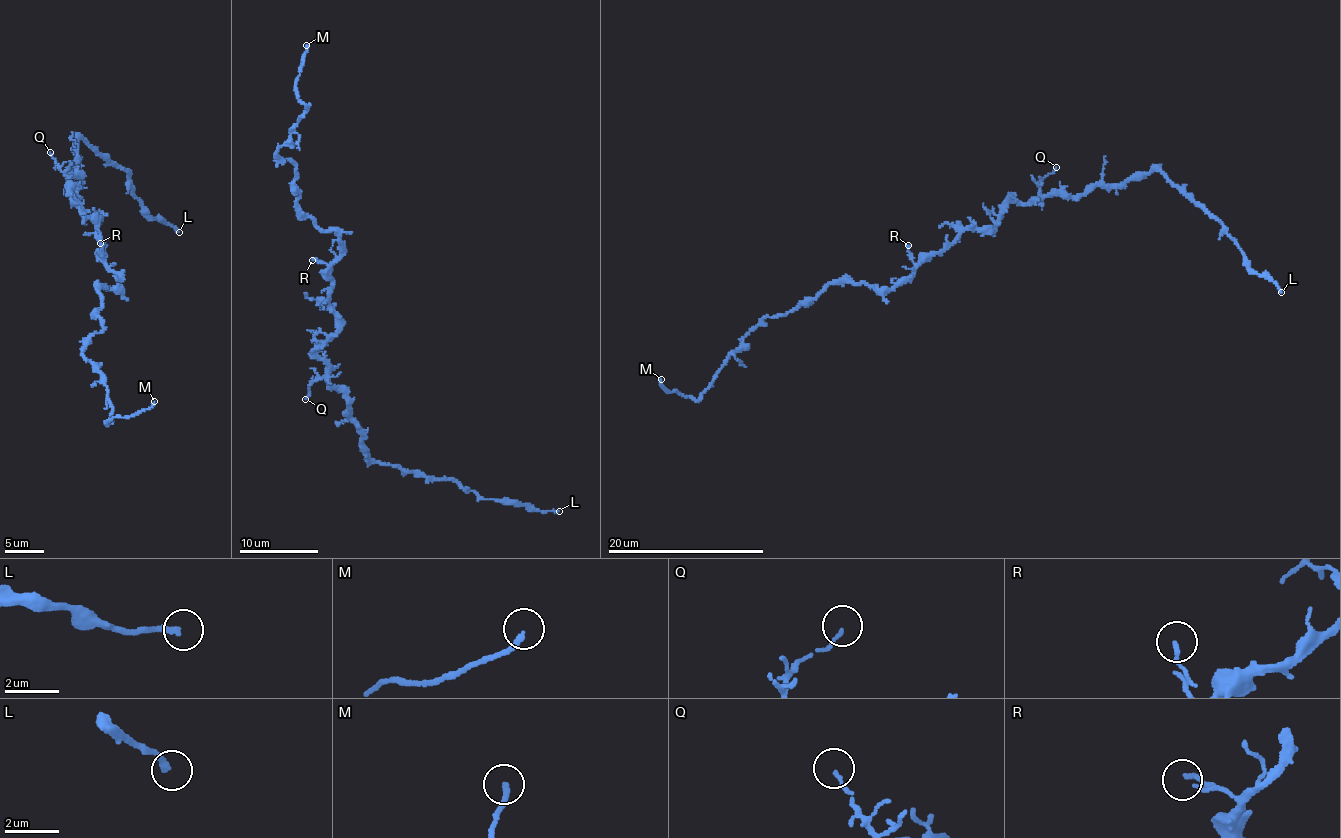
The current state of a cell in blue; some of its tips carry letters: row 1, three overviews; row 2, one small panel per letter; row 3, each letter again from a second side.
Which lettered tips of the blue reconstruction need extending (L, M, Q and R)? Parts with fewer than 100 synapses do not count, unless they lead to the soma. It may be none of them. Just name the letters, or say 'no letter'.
M

